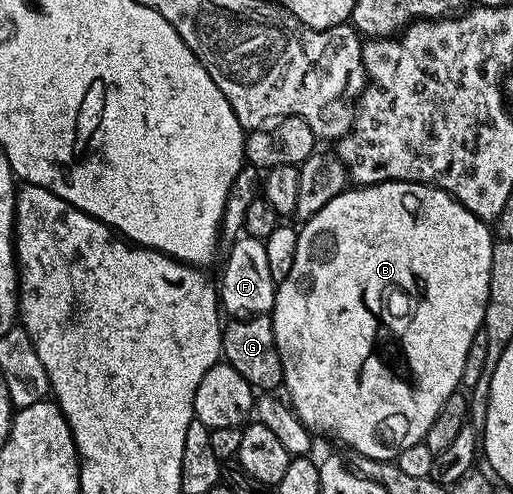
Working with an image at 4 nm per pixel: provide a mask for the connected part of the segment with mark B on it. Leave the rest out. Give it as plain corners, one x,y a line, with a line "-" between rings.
380,182
374,186
357,186
356,188
346,188
342,194
335,196
335,200
323,204
315,216
311,216
306,222
300,223
297,232
297,243
295,244
295,261
291,264
291,272
287,275
287,280
277,283
277,295
275,304
271,311
273,327
275,328
275,344
279,348
279,356
283,364
283,390
287,395
287,401
292,406
293,411
299,416
299,420
314,435
326,434
329,438
334,438
337,442
342,442
345,448
357,450
363,456
383,460
384,462
394,461
405,448
425,441
427,432
431,424
435,424
435,416
439,416
439,408
447,404
447,400
452,394
458,393
463,376
463,364
467,364
467,352
471,352
471,344
475,336
482,333
484,324
484,310
487,308
489,285
491,284
491,262
492,250
495,243
495,234
490,223
484,222
479,216
475,216
459,200
455,200
438,186
424,186
422,182

